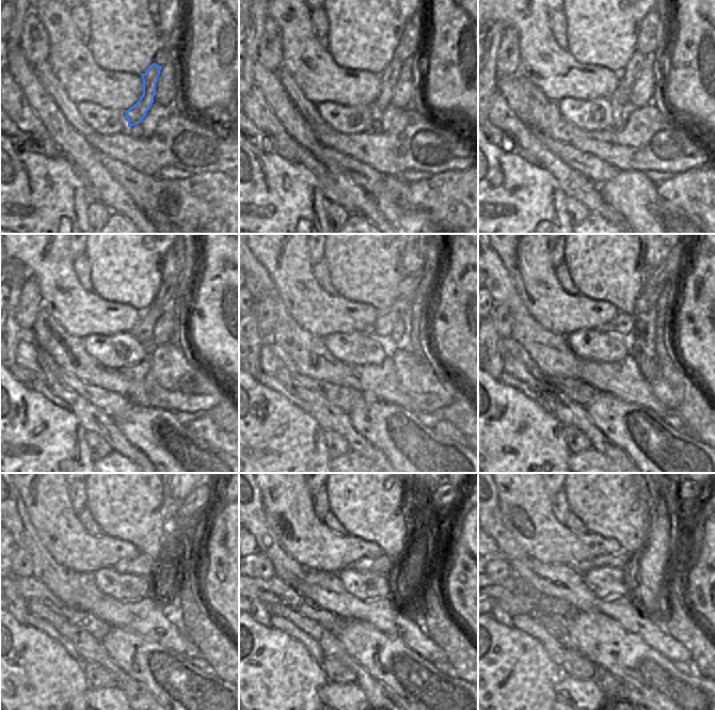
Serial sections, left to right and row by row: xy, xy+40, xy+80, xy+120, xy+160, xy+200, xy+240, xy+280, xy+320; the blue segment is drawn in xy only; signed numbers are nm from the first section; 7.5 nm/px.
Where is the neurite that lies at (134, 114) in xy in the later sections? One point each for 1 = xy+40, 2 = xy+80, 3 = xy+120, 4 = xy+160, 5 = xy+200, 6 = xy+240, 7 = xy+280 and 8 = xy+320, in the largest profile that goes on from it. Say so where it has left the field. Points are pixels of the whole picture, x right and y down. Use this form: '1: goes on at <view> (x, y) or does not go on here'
1: goes on at xy+40 (387, 78)
2: goes on at xy+80 (626, 77)
3: goes on at xy+120 (147, 317)
4: goes on at xy+160 (386, 319)
5: goes on at xy+200 (623, 324)
6: goes on at xy+240 (144, 566)
7: goes on at xy+280 (383, 564)
8: goes on at xy+320 (621, 559)

